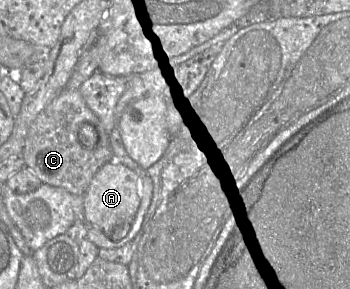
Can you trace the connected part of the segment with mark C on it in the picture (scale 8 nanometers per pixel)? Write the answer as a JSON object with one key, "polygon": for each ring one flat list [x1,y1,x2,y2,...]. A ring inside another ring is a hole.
{"polygon":[[69,88,62,90,30,125,21,157,24,166,30,169,43,184,63,188,75,195,84,195,100,167,114,160,110,134,88,107,80,91],[86,122,92,124,98,132,98,141,93,148,85,148,78,139,79,127]]}

